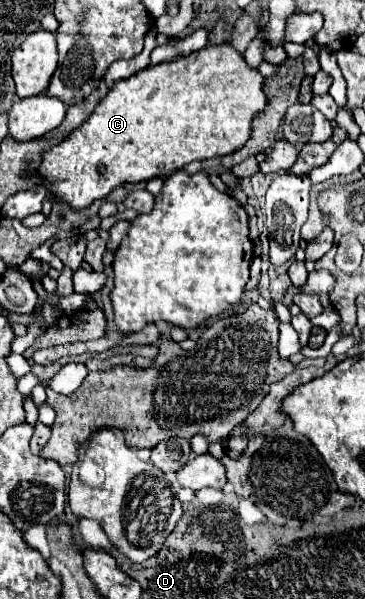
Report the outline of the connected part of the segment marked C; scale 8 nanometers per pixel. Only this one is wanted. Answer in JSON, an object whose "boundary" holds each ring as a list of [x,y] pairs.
{"boundary":[[[227,41],[219,45],[211,43],[189,55],[145,67],[135,75],[117,81],[89,119],[73,131],[73,135],[45,153],[41,163],[45,187],[53,197],[61,197],[71,207],[83,209],[121,183],[139,183],[159,175],[171,175],[191,161],[229,155],[249,141],[253,117],[269,103],[263,85],[265,77],[249,67],[243,55]]]}

